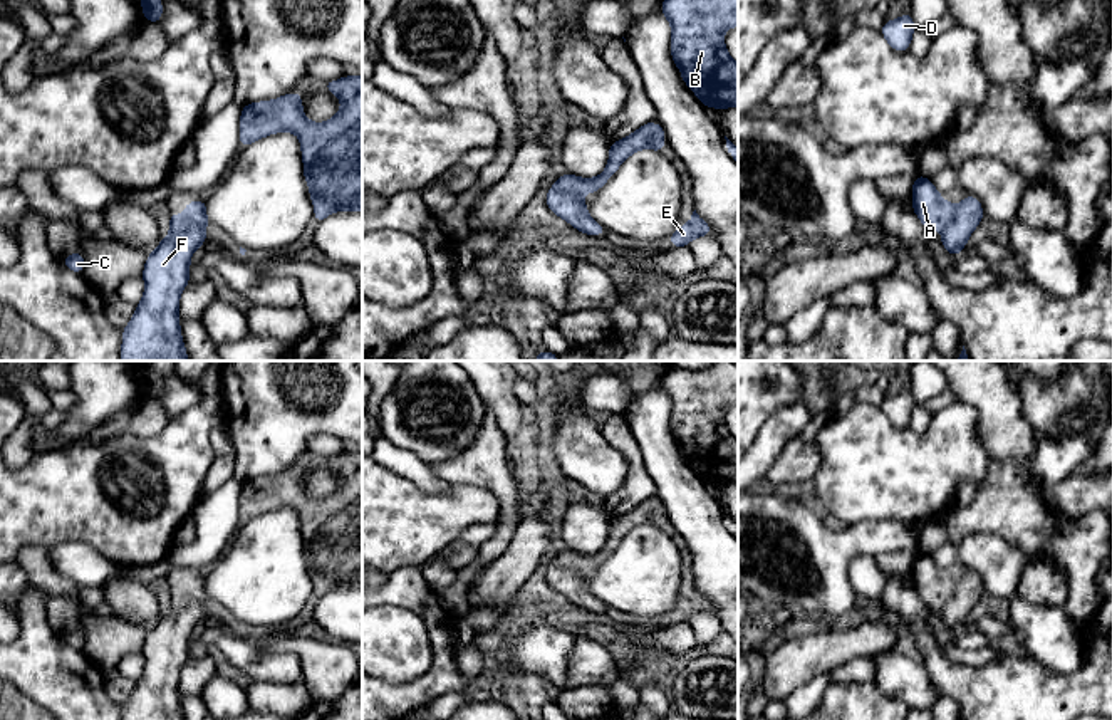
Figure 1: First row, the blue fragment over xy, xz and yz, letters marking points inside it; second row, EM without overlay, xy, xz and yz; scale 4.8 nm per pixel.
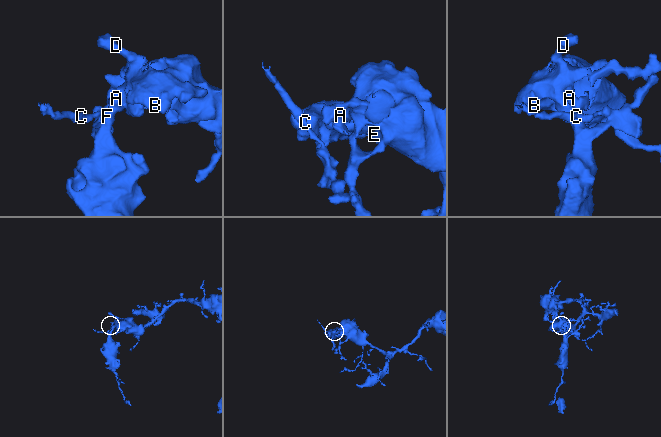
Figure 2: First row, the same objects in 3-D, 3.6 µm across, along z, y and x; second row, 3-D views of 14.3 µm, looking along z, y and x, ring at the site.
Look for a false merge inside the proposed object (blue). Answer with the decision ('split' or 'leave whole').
leave whole

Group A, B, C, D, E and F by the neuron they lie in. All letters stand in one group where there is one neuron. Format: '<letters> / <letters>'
A B C D E F

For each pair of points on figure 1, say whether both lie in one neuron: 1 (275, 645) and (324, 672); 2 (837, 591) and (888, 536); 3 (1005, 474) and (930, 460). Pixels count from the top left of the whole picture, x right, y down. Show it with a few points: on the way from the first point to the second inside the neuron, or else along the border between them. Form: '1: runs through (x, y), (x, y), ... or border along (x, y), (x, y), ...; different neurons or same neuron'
1: runs through (287, 645), (297, 645), (312, 660); same neuron
2: runs through (837, 571), (837, 563), (861, 539), (867, 537); same neuron
3: border along (976, 433), (990, 459), (987, 479), (978, 489); different neurons

